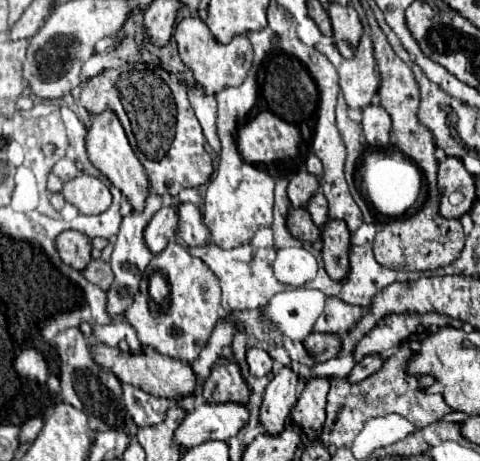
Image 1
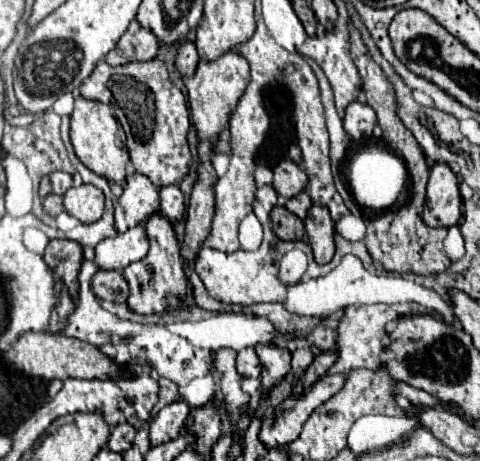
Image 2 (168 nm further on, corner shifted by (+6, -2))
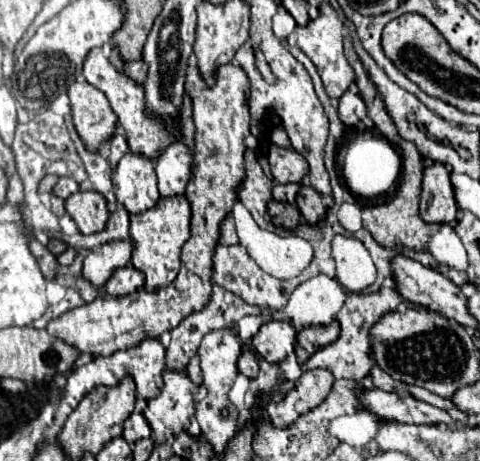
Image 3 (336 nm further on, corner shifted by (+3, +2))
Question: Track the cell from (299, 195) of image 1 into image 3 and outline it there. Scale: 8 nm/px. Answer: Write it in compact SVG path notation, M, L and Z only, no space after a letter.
M272 144L268 150L268 162L274 178L282 184L302 182L302 178L308 174L308 162L292 148L280 148Z

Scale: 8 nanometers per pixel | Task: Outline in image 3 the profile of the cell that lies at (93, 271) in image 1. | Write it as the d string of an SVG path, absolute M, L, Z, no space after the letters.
M132 264L118 268L112 278L106 282L106 290L110 296L128 296L144 286L144 274L136 270Z

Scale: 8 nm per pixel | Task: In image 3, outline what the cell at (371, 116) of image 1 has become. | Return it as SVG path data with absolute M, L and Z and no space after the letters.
M344 92L340 96L340 104L338 104L338 116L340 120L354 130L364 130L364 118L366 118L366 104L364 100L354 94L354 92Z

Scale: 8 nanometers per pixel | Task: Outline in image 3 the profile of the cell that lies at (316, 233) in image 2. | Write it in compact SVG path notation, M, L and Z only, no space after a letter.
M310 186L300 188L300 192L296 196L296 206L302 212L302 216L306 218L306 222L310 222L310 224L316 224L316 220L322 220L324 212L326 212L326 206L322 204L320 194Z

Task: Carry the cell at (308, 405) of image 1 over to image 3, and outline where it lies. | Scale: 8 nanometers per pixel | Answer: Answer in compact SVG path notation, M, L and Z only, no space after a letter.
M334 320L328 326L304 326L298 336L296 342L308 352L316 352L316 348L322 348L324 344L330 344L332 340L336 340L336 336L340 334L340 324Z

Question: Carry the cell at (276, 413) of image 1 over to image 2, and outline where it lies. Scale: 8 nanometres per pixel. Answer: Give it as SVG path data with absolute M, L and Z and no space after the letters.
M255 346L255 352L261 360L261 388L263 388L263 396L269 394L269 390L281 382L289 372L291 372L291 354L281 350L281 348L273 348L273 346Z

